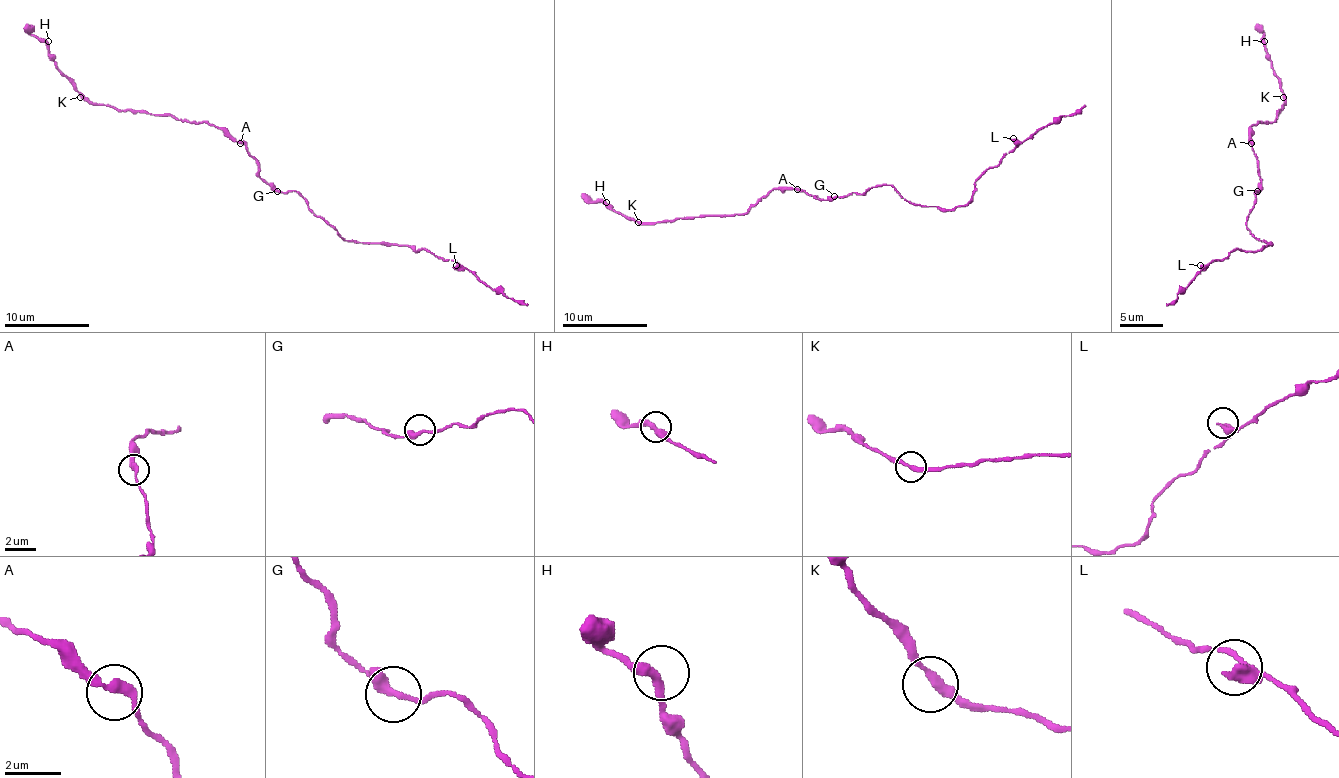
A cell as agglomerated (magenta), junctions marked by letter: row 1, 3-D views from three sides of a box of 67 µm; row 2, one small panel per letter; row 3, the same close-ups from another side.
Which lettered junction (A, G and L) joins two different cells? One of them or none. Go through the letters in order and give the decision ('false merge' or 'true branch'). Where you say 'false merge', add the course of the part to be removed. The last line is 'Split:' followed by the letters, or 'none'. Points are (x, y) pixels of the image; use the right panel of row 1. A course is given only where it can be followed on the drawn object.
A: true branch
G: true branch
L: true branch
Split: none

